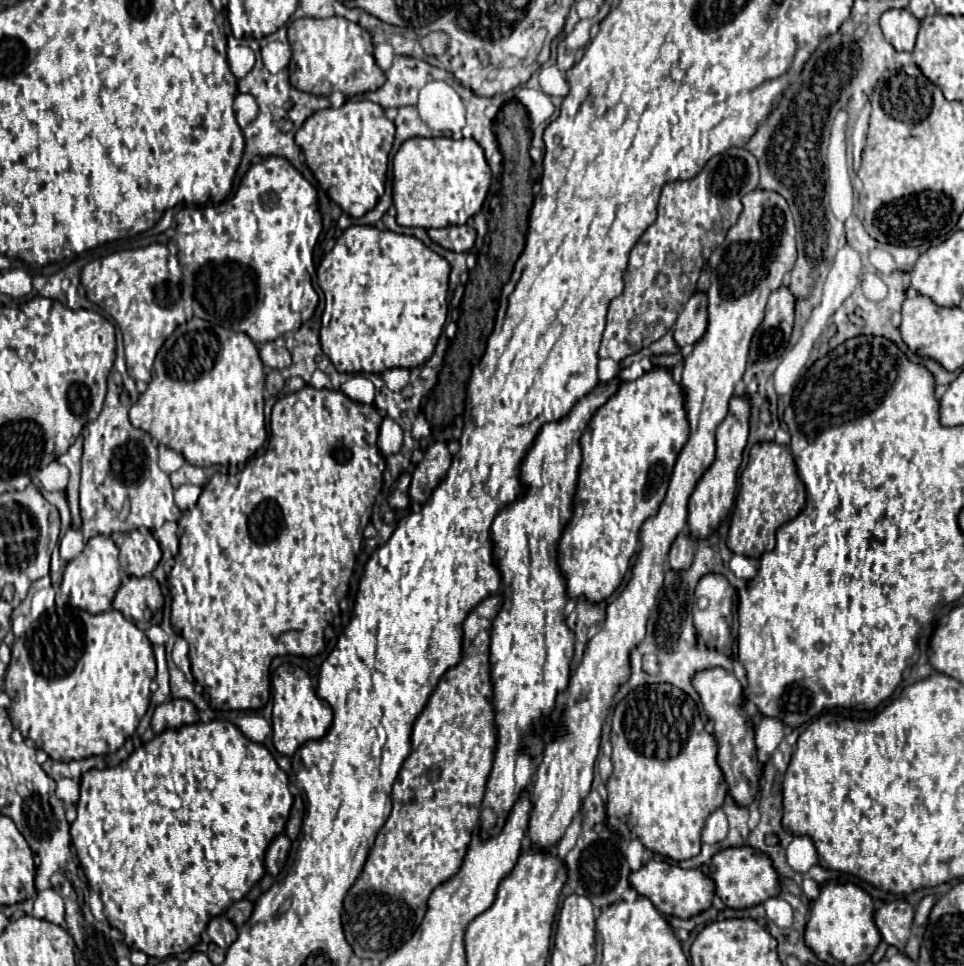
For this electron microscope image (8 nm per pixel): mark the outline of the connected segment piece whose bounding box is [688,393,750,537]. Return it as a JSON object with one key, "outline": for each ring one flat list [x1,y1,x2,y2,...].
{"outline":[[744,393,740,397,732,397,730,411,728,411,726,419,718,425,718,431,716,431,716,459,708,467,708,471,700,477,700,481,694,487,694,493,690,497,690,505,688,505,690,535,708,537,732,509,734,495,736,495,738,467,742,463,742,453,748,443,748,435,750,435,750,397]]}

